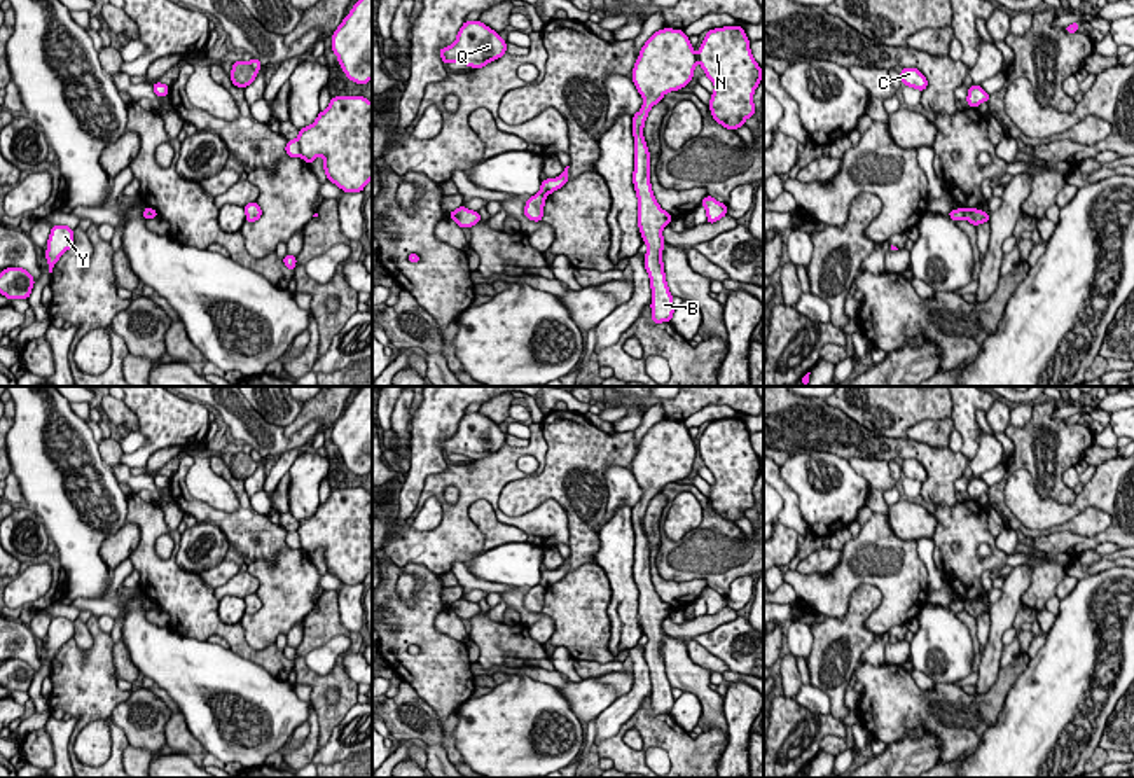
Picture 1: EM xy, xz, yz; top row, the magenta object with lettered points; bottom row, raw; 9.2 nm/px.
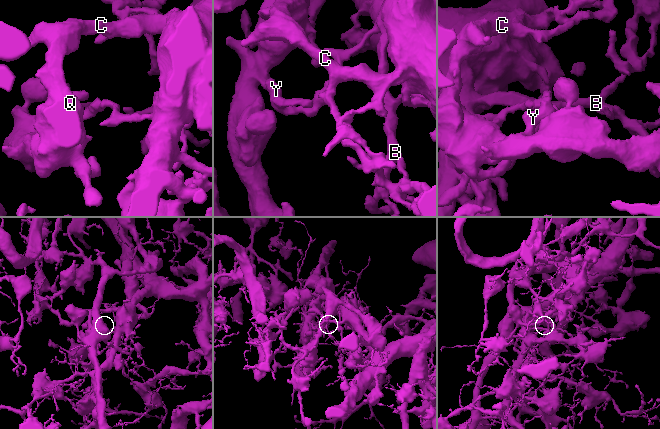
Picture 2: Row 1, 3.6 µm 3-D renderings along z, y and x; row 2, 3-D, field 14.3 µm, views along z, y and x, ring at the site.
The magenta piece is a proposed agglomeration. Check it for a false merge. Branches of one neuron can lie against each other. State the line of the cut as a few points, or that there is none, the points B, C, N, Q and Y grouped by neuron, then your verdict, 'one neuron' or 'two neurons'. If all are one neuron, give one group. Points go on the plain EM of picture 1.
cut xy (296, 532), (301, 548); groups B / C N Q Y; two neurons

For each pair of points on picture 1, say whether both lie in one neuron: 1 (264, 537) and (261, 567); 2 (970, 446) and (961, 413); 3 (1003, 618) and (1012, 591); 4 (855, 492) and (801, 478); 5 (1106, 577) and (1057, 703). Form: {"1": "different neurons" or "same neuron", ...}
{"1": "different neurons", "2": "same neuron", "3": "same neuron", "4": "same neuron", "5": "same neuron"}

